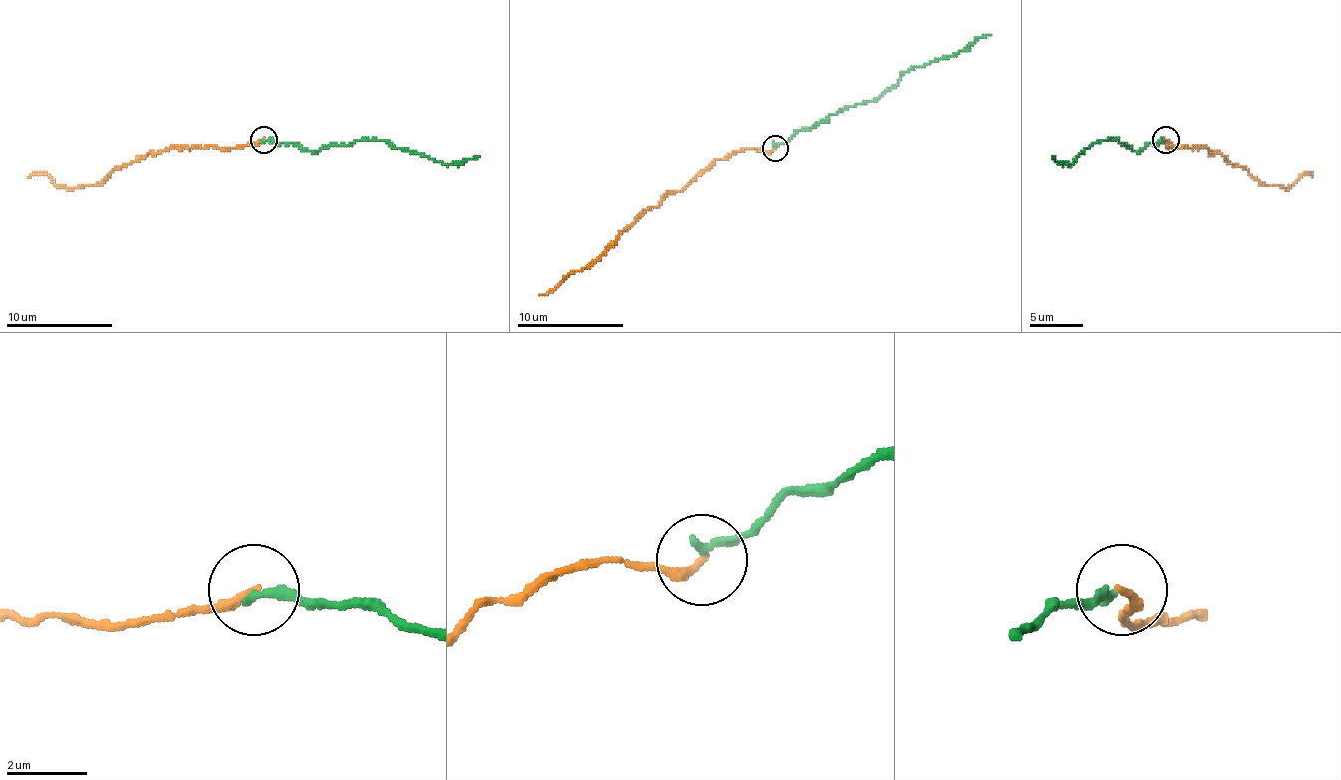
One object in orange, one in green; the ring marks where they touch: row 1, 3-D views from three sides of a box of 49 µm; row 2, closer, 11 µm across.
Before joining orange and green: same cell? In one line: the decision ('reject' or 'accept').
accept

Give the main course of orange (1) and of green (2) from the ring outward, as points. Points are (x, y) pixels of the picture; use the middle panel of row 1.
1: (775, 149), (741, 149), (717, 159), (656, 207), (648, 207), (579, 271), (568, 273), (539, 295)
2: (775, 146), (799, 130), (810, 130), (850, 106), (876, 101), (906, 72), (956, 53), (990, 34)

